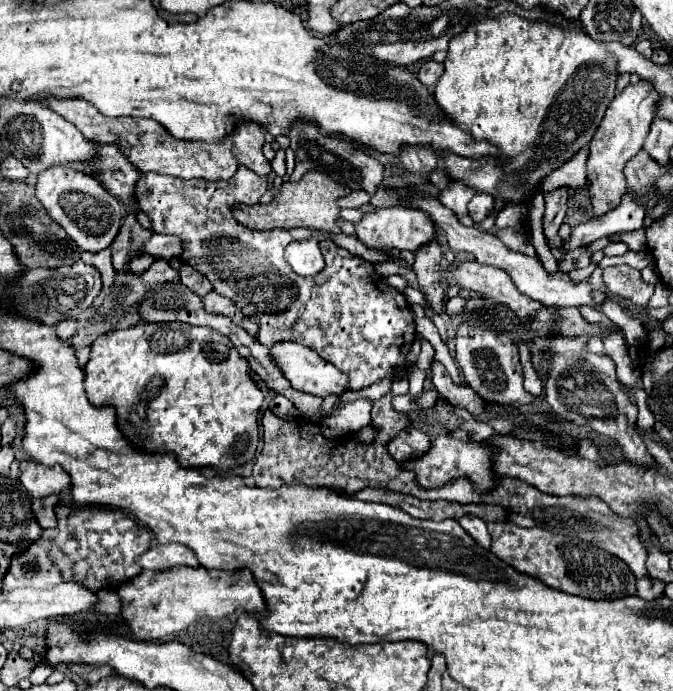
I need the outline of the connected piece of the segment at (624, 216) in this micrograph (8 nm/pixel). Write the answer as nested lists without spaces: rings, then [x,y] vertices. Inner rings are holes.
[[[626,192],[620,206],[606,212],[604,216],[578,224],[572,230],[572,234],[566,240],[562,240],[560,248],[564,252],[570,252],[582,244],[584,246],[592,244],[594,240],[598,240],[602,236],[610,236],[610,234],[618,234],[618,232],[632,232],[642,226],[644,226],[644,206],[634,200],[632,192]]]

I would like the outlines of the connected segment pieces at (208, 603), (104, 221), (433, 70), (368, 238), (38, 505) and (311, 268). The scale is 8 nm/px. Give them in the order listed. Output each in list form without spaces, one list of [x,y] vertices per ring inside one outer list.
[[[166,568],[166,570],[142,570],[134,578],[126,580],[118,594],[124,602],[122,618],[128,630],[138,640],[160,640],[180,630],[186,630],[202,616],[222,618],[238,610],[260,614],[264,612],[264,596],[256,588],[252,572],[220,572],[206,568]]]
[[[56,166],[42,172],[36,180],[36,198],[44,206],[46,214],[66,230],[80,250],[86,252],[100,252],[108,248],[116,238],[124,218],[120,202],[100,184],[96,176],[70,166]]]
[[[426,60],[420,70],[418,70],[418,78],[422,84],[426,84],[428,88],[434,88],[438,84],[438,78],[442,76],[444,72],[444,66],[440,62],[434,62],[434,60]]]
[[[382,208],[372,214],[366,214],[356,224],[356,236],[368,246],[376,250],[410,250],[416,252],[416,248],[432,242],[436,238],[436,224],[426,212],[410,210],[410,208]]]
[[[48,496],[34,500],[34,514],[42,528],[54,528],[56,526],[56,506],[60,504],[60,496]]]
[[[296,240],[286,248],[286,262],[300,276],[316,276],[324,268],[318,240]]]

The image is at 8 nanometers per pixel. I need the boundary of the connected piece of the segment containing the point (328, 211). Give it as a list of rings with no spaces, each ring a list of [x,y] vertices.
[[[310,170],[308,174],[302,176],[300,182],[284,182],[280,194],[270,202],[270,204],[254,204],[246,206],[240,204],[234,208],[234,218],[252,228],[252,230],[274,230],[274,228],[312,228],[312,230],[330,230],[330,232],[342,232],[336,224],[340,218],[340,206],[338,198],[348,196],[350,190],[336,184],[330,176],[324,172]]]

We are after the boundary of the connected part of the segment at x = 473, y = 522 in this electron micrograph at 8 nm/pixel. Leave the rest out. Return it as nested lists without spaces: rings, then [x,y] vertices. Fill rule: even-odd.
[[[462,516],[460,526],[482,546],[482,548],[490,548],[490,534],[486,530],[486,522],[478,516]]]

